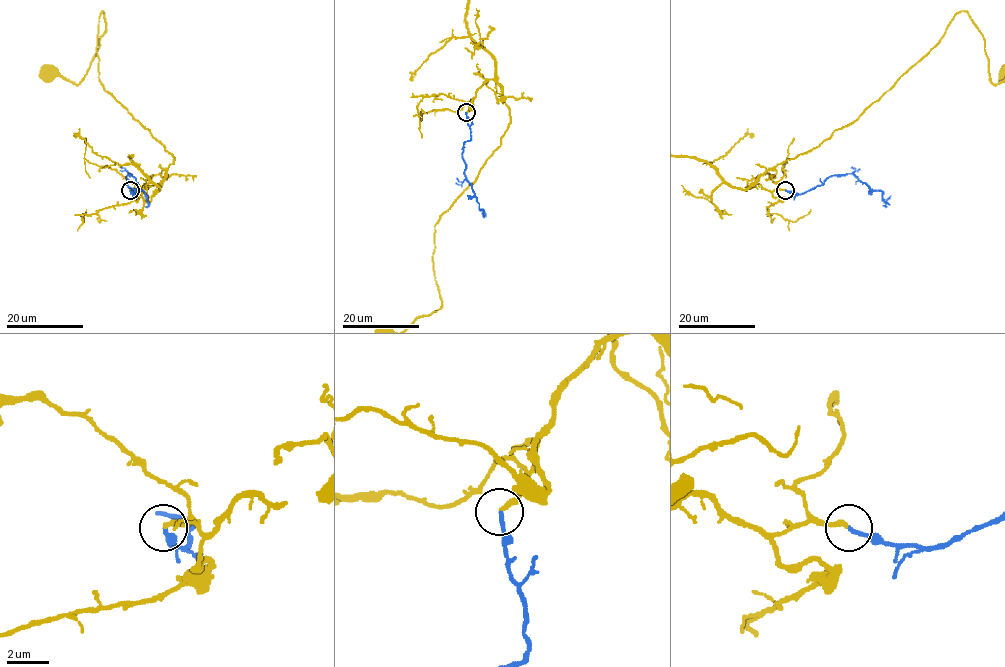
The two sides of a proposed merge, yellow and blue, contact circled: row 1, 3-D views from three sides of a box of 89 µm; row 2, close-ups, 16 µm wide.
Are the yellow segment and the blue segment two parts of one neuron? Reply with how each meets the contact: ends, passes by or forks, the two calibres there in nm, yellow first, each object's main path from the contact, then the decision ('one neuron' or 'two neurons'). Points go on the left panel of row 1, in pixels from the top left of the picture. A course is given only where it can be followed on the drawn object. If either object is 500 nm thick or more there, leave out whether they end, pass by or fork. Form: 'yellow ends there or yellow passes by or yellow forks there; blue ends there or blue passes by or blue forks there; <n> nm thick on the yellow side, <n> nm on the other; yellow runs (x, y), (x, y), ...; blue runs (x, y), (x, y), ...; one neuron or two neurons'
yellow ends there; blue ends there; 240 nm thick on the yellow side, 190 nm on the other; yellow runs (129, 190), (157, 184), (174, 158), (99, 78), (102, 10), (105, 32), (85, 77), (72, 84), (48, 74); blue runs (129, 190), (132, 194), (135, 190), (127, 186), (126, 178), (129, 173), (148, 201), (148, 196); one neuron

